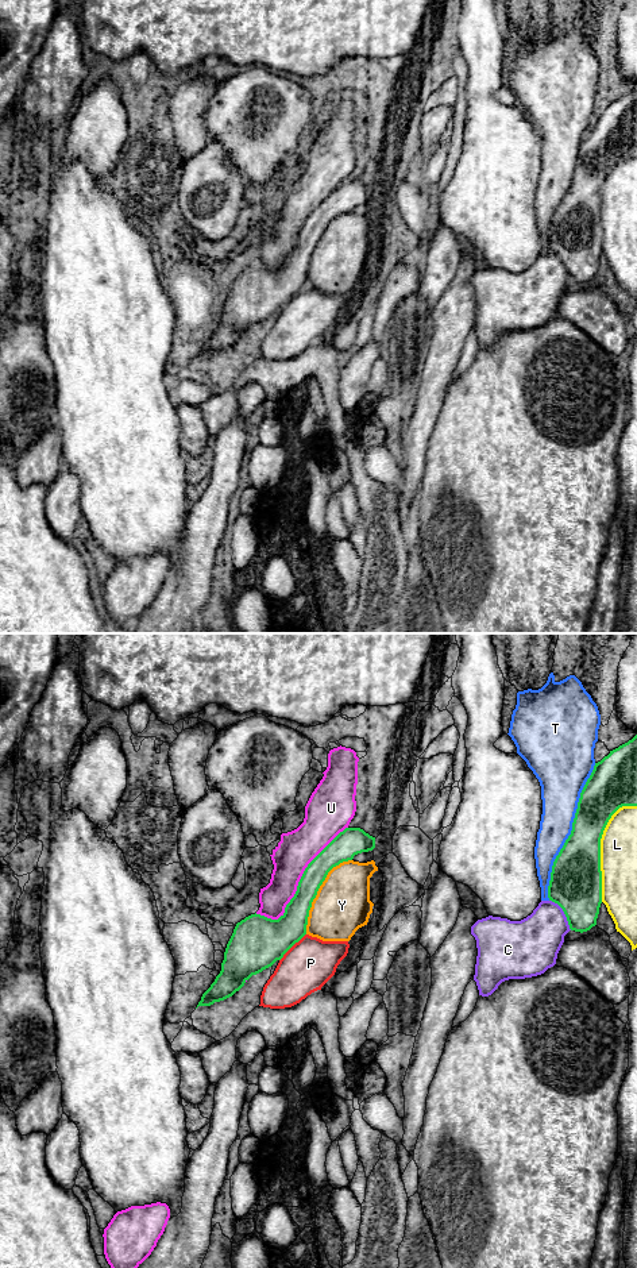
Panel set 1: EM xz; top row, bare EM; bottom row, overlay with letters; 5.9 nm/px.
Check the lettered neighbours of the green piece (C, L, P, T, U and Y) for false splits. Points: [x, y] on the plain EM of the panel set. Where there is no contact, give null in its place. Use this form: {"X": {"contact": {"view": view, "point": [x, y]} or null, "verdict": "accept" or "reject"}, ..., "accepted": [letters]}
{"C": {"contact": {"view": "xz", "point": [564, 265]}, "verdict": "reject"}, "L": {"contact": {"view": "xz", "point": [599, 199]}, "verdict": "reject"}, "P": {"contact": {"view": "xz", "point": [292, 297]}, "verdict": "reject"}, "T": {"contact": {"view": "xz", "point": [571, 184]}, "verdict": "reject"}, "U": {"contact": {"view": "xz", "point": [298, 235]}, "verdict": "reject"}, "Y": {"contact": {"view": "xz", "point": [317, 242]}, "verdict": "reject"}, "accepted": []}

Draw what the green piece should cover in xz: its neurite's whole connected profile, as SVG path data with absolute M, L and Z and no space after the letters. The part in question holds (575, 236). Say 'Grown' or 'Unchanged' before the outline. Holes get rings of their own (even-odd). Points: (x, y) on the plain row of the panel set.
Unchanged. M637 86L595 115L580 144L571 186L553 213L548 250L563 261L571 282L583 285L597 277L602 255L601 190L609 171L622 158L637 158Z

